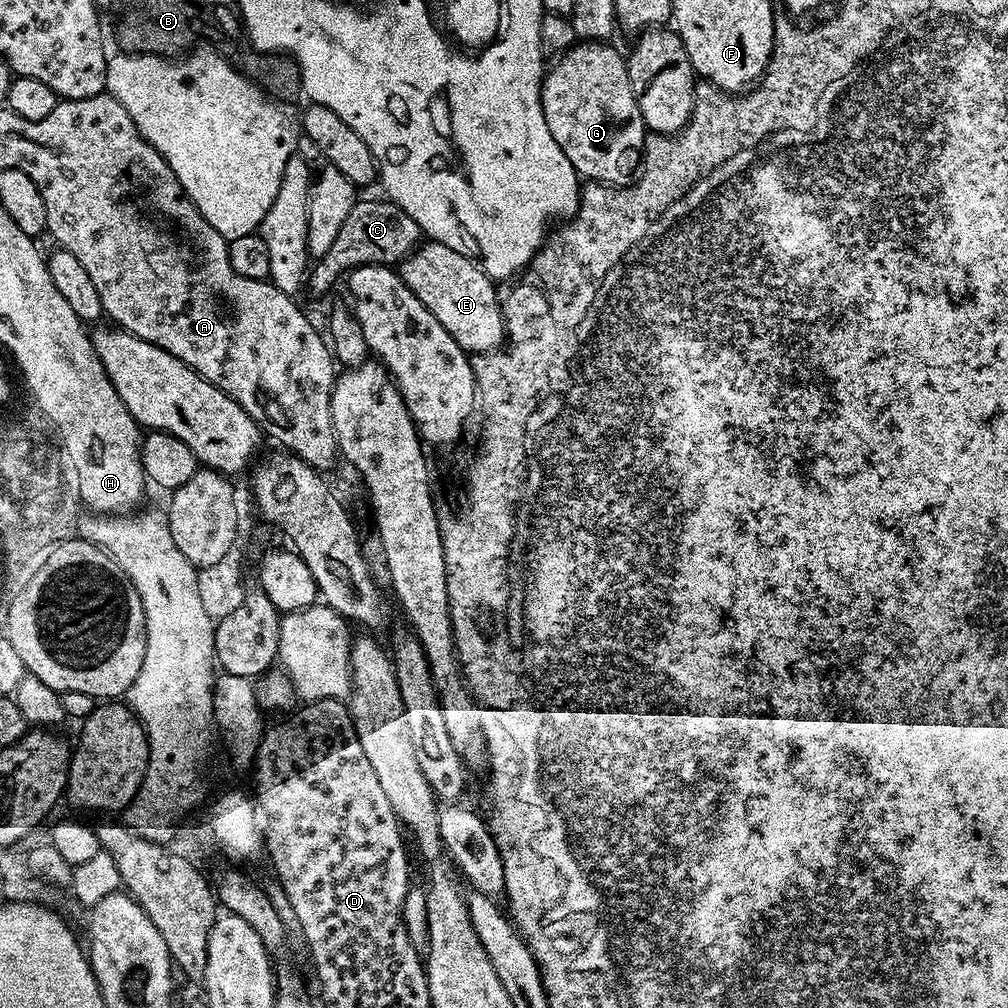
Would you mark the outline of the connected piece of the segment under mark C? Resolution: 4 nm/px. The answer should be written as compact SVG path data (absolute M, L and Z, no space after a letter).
M386 198L380 200L359 199L349 217L342 222L341 232L337 240L330 246L326 254L317 259L311 267L306 284L316 294L324 294L353 268L362 265L383 264L394 266L407 259L408 255L418 248L423 239L423 232L414 218L406 214L401 207Z

